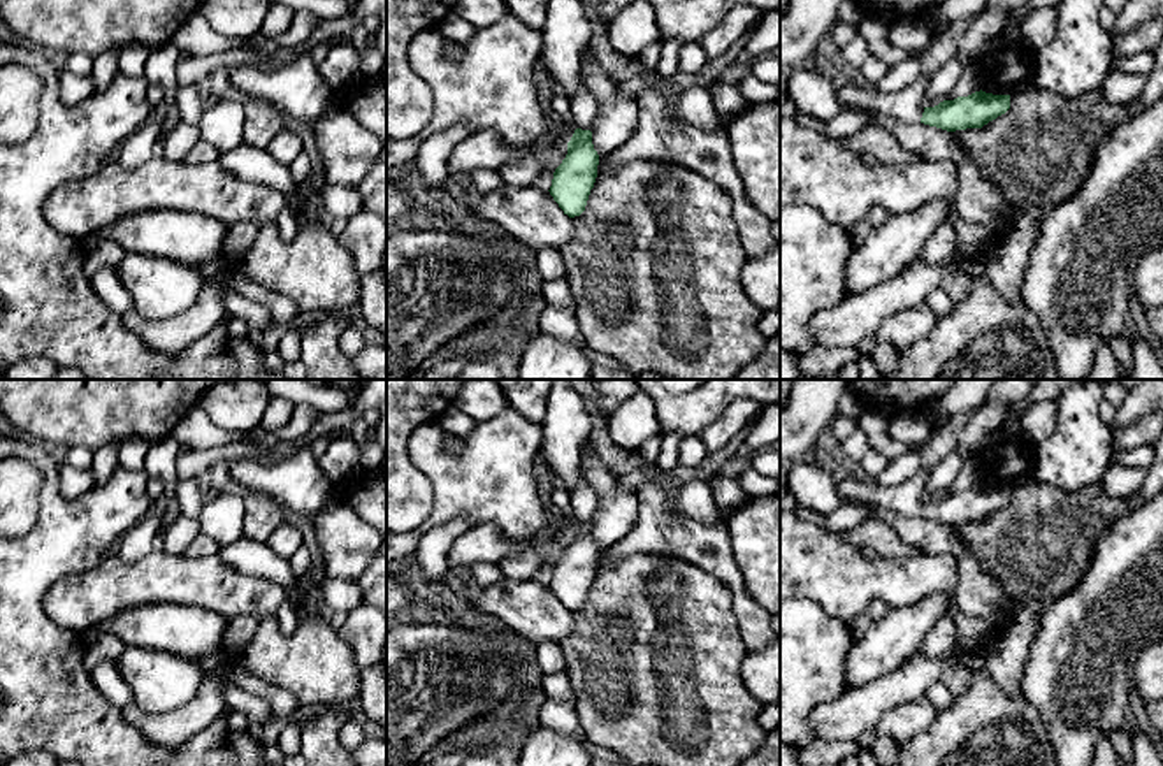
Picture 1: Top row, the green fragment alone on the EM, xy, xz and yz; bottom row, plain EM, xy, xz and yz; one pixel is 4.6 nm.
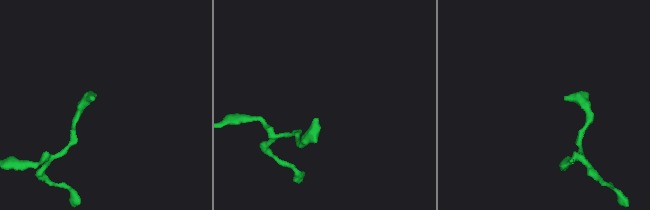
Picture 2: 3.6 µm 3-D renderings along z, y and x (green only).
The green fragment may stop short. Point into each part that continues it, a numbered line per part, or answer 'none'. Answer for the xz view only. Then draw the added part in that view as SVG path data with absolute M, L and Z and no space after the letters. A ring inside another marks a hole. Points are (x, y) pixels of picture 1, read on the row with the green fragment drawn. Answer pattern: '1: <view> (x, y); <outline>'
1: xz (584, 108); M585 81L578 95L571 100L571 114L574 118L576 128L582 130L592 128L592 121L597 114L597 102Z

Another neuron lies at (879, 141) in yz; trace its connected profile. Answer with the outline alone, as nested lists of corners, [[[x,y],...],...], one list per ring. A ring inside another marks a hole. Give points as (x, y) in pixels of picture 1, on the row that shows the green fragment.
[[[868,125],[863,130],[843,139],[843,144],[856,153],[864,156],[873,153],[880,163],[896,165],[896,163],[914,163],[919,162],[919,156],[907,151],[894,134],[885,128]]]

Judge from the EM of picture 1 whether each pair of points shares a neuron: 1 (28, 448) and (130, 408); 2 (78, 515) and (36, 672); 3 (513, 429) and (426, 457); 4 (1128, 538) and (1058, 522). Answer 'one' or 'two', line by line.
1: two
2: one
3: one
4: two

